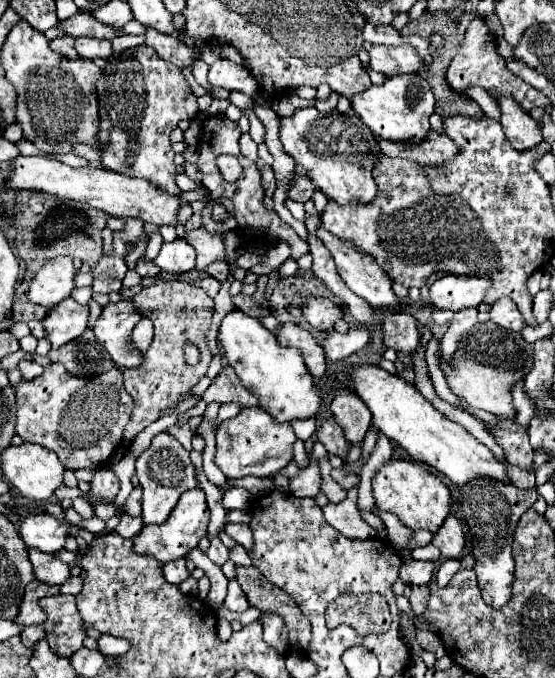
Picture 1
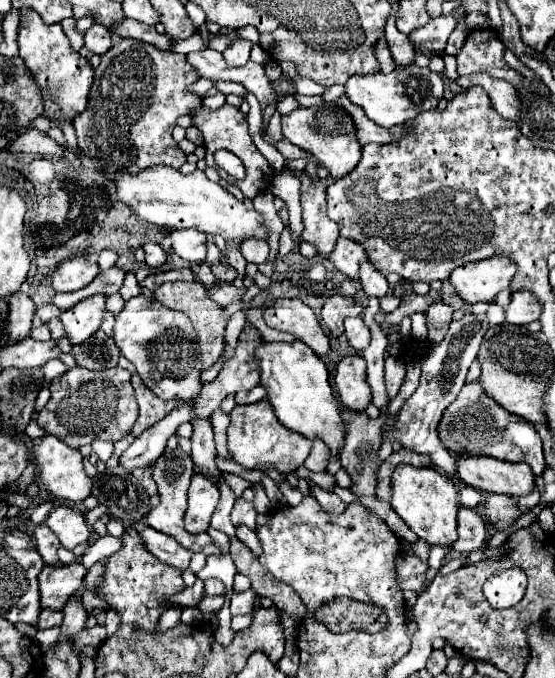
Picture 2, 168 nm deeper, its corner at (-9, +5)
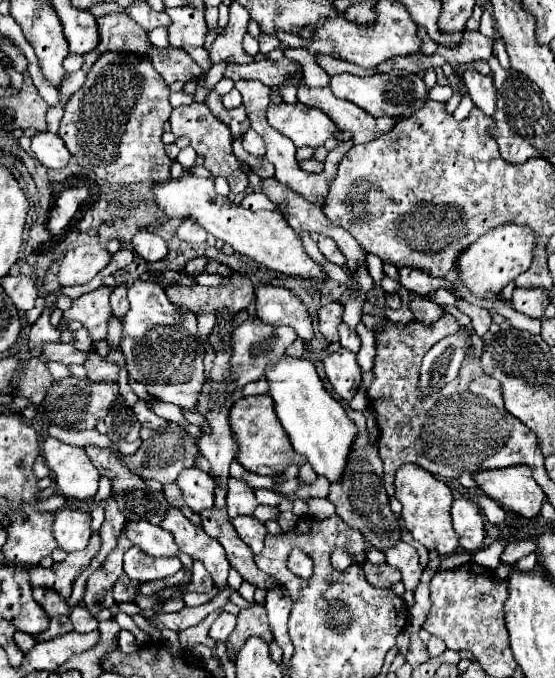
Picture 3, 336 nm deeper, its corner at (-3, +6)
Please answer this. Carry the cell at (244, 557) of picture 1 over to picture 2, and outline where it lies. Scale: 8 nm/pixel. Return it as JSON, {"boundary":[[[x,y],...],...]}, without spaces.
{"boundary":[[[238,525],[238,527],[236,527],[236,537],[238,537],[244,545],[248,545],[254,555],[260,555],[260,553],[262,553],[262,545],[260,545],[260,541],[258,541],[256,531],[248,529],[246,525]]]}

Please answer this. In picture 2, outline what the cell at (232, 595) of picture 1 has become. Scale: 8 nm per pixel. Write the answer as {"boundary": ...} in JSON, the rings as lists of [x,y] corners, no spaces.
{"boundary":[[[244,591],[244,593],[234,593],[230,597],[230,613],[232,615],[248,615],[254,609],[254,591]]]}

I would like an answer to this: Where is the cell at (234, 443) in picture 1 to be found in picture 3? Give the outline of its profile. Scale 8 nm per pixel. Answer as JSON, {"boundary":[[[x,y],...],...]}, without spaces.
{"boundary":[[[268,394],[262,396],[248,396],[240,398],[230,408],[230,430],[234,440],[238,442],[236,460],[250,472],[262,474],[262,476],[274,476],[284,472],[290,464],[304,464],[306,460],[298,456],[288,440],[288,434],[276,420],[276,412],[272,408],[272,398]]]}

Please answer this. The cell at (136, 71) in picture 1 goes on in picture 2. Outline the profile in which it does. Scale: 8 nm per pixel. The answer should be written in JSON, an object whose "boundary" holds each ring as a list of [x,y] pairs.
{"boundary":[[[116,37],[112,49],[102,55],[100,65],[94,69],[86,109],[72,121],[82,155],[110,175],[140,173],[154,165],[180,169],[186,163],[186,155],[172,139],[172,129],[180,115],[190,115],[202,103],[200,97],[186,91],[186,85],[198,79],[186,55]]]}

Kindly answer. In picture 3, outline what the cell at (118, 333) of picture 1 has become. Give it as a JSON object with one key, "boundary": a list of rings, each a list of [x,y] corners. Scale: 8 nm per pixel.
{"boundary":[[[138,280],[128,288],[130,310],[122,320],[120,350],[126,356],[128,374],[142,382],[150,396],[160,402],[172,402],[180,410],[196,412],[198,396],[204,384],[204,346],[196,330],[196,316],[172,304],[164,288],[154,282]]]}

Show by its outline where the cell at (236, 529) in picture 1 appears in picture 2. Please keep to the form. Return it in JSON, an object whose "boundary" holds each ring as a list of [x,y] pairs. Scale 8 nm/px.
{"boundary":[[[242,497],[236,501],[232,509],[232,521],[234,525],[248,525],[250,529],[256,529],[256,509],[250,501],[244,501]]]}

